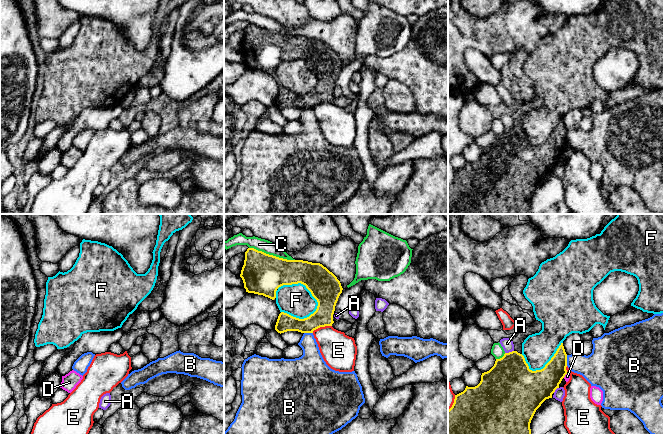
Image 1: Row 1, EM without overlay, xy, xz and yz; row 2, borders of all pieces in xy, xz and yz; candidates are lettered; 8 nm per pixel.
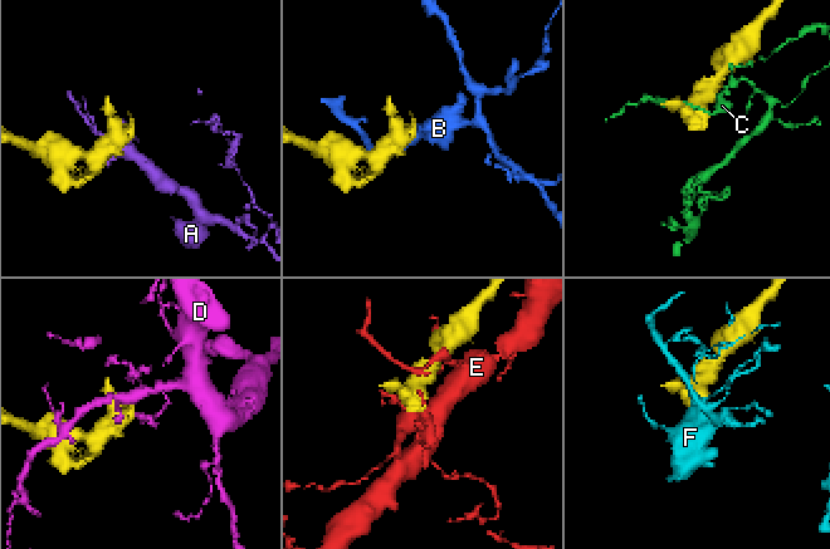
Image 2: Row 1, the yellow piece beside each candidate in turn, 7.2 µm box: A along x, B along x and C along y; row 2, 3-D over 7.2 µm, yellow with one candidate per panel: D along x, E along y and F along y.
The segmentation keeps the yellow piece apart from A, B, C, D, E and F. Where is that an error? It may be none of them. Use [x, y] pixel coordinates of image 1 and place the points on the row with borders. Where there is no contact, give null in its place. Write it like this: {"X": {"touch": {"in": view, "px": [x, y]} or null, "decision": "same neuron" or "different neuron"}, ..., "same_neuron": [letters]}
{"A": {"touch": {"in": "yz", "px": [509, 352]}, "decision": "different neuron"}, "B": {"touch": {"in": "yz", "px": [566, 360]}, "decision": "different neuron"}, "C": {"touch": {"in": "xz", "px": [272, 255]}, "decision": "different neuron"}, "D": {"touch": {"in": "yz", "px": [565, 374]}, "decision": "different neuron"}, "E": {"touch": {"in": "xz", "px": [321, 326]}, "decision": "different neuron"}, "F": {"touch": {"in": "xz", "px": [303, 284]}, "decision": "different neuron"}, "same_neuron": []}

